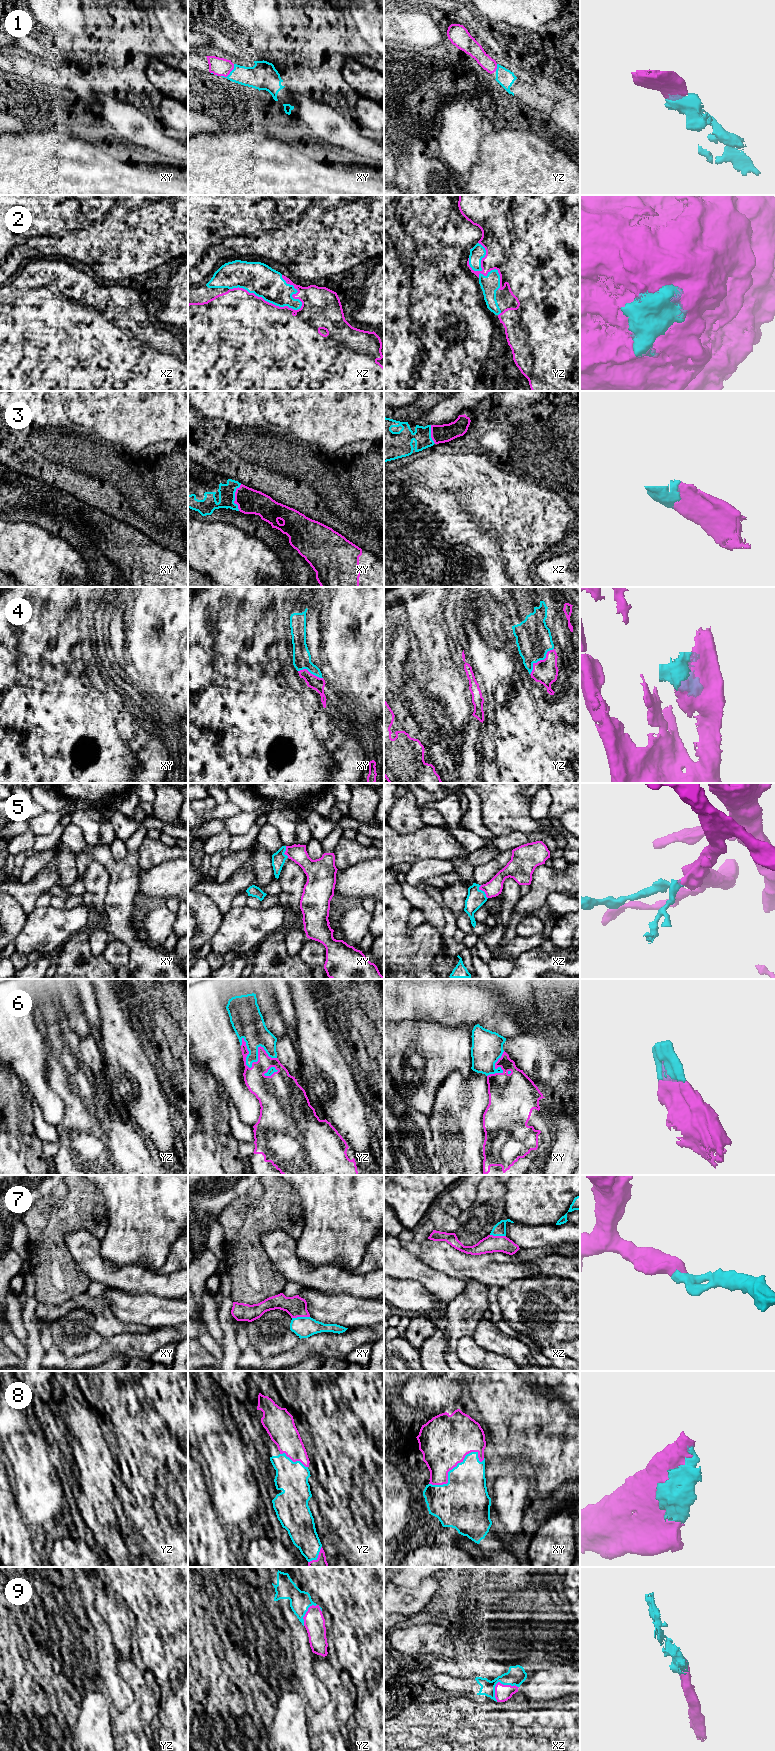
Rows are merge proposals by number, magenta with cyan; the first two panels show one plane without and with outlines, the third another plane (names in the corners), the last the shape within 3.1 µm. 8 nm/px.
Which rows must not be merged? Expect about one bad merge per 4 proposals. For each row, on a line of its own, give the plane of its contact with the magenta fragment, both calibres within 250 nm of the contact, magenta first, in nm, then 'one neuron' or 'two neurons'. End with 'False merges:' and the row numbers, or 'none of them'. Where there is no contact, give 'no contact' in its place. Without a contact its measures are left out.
1: meets magenta in xy; 140 nm thick on the magenta side, 200 nm on the other; one neuron
2: meets magenta in xz; 500 nm thick on the magenta side, 260 nm on the other; one neuron
3: meets magenta in xy; 200 nm thick on the magenta side, 130 nm on the other; one neuron
4: meets magenta in yz; 190 nm thick on the magenta side, 280 nm on the other; one neuron
5: meets magenta in xz; 140 nm thick on the magenta side, 150 nm on the other; one neuron
6: meets magenta in yz; 220 nm thick on the magenta side, 200 nm on the other; one neuron
7: meets magenta in xy; 170 nm thick on the magenta side, 170 nm on the other; one neuron
8: meets magenta in xy; 400 nm thick on the magenta side, 360 nm on the other; one neuron
9: meets magenta in xz; 130 nm thick on the magenta side, 160 nm on the other; one neuron
False merges: none of them

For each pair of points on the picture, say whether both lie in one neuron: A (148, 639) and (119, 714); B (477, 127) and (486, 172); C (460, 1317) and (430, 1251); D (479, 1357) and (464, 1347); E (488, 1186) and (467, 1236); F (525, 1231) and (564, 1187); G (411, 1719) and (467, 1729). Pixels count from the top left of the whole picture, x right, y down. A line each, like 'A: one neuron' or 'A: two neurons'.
A: two neurons
B: two neurons
C: two neurons
D: one neuron
E: one neuron
F: two neurons
G: one neuron

